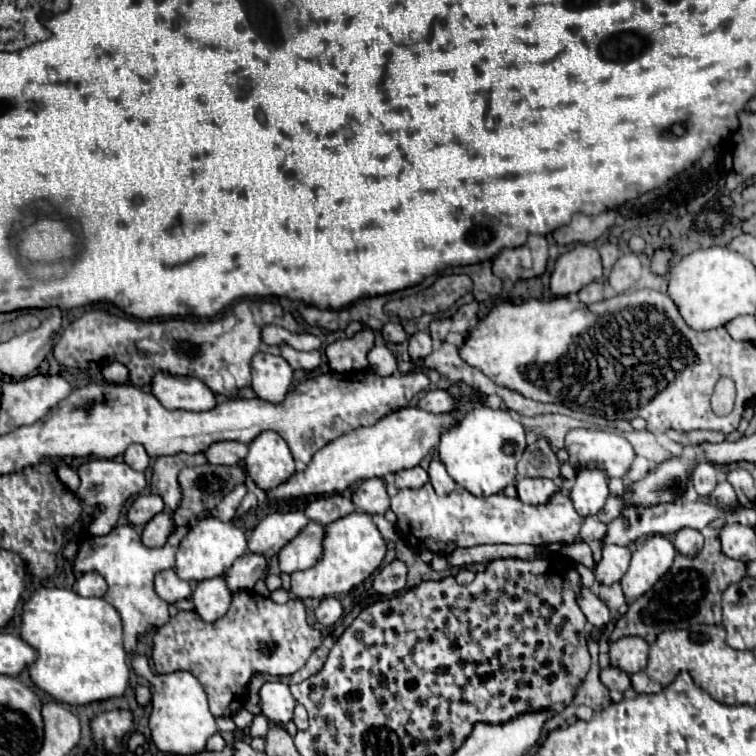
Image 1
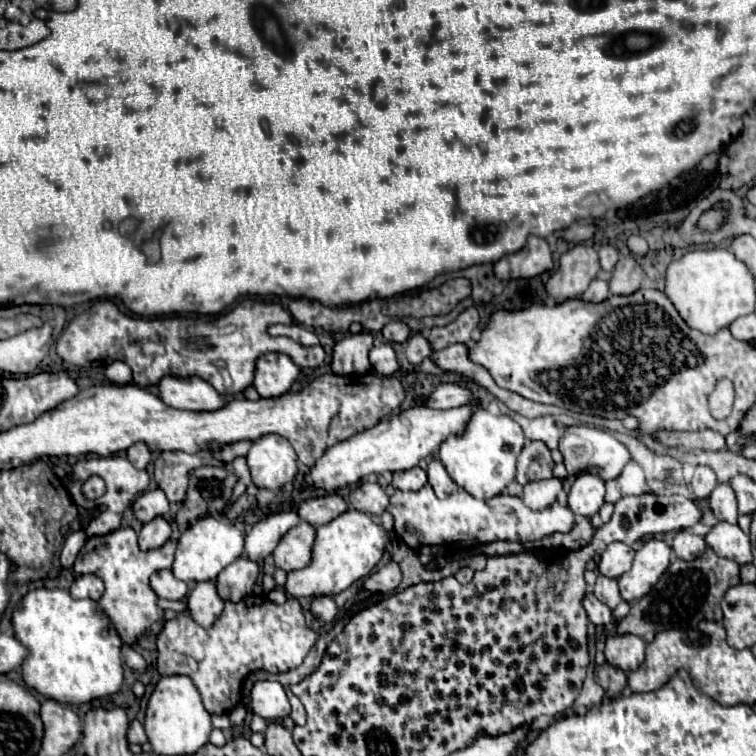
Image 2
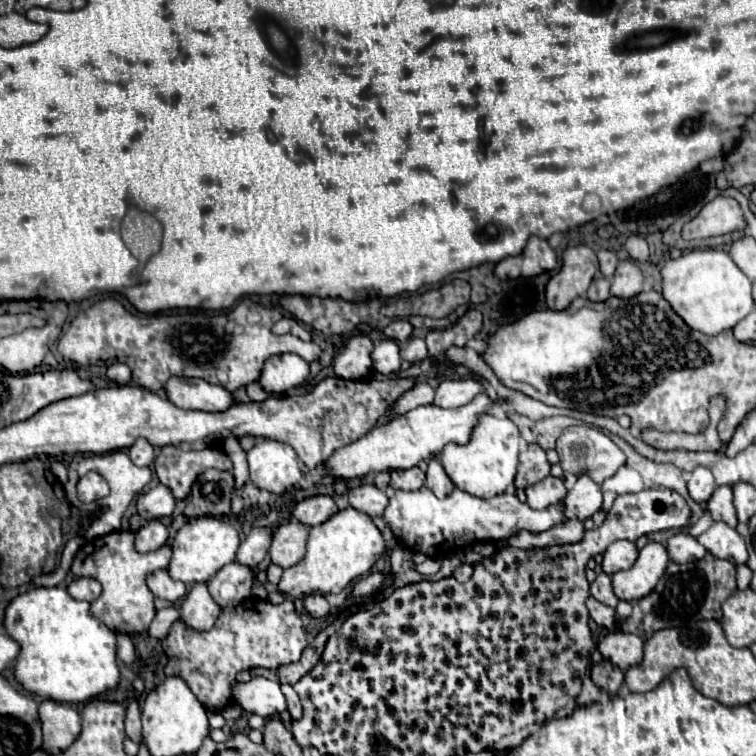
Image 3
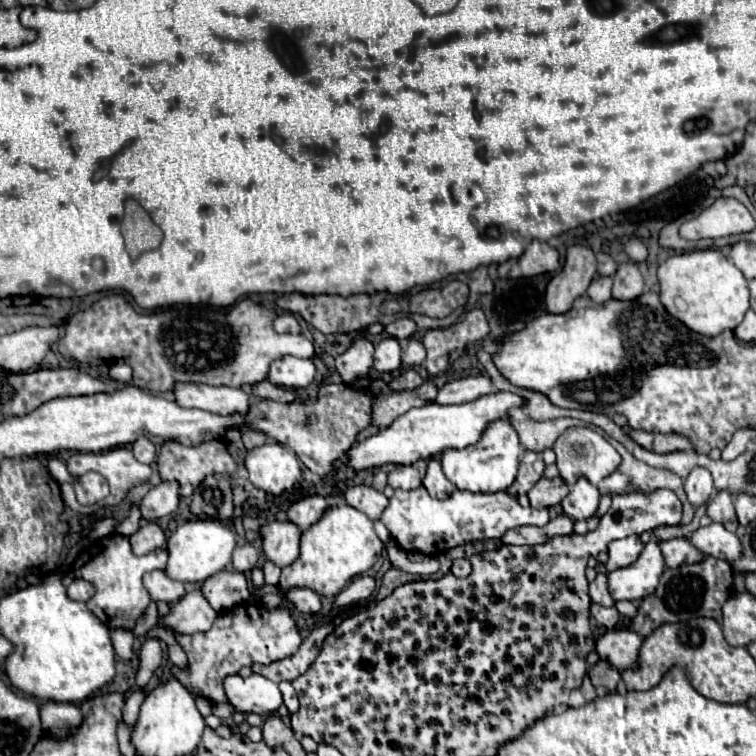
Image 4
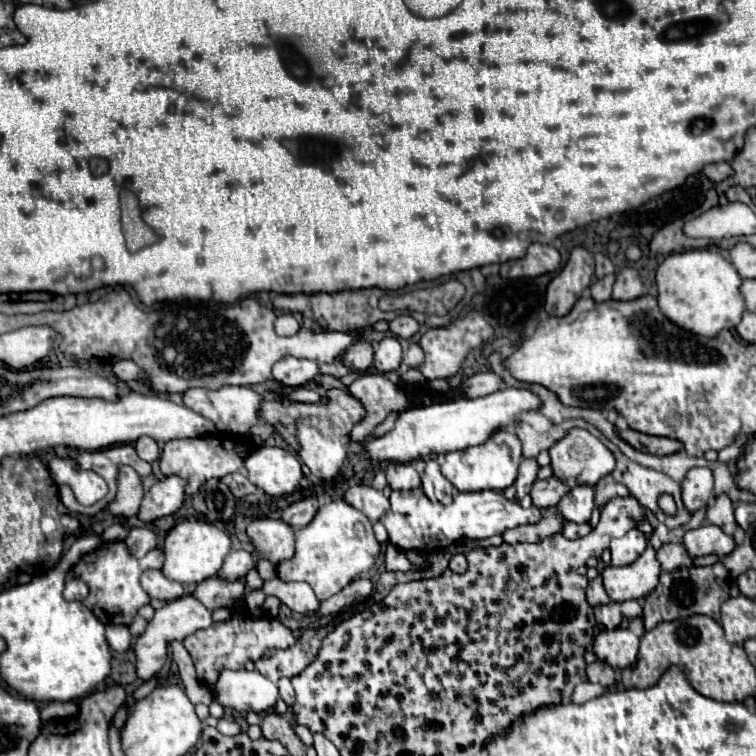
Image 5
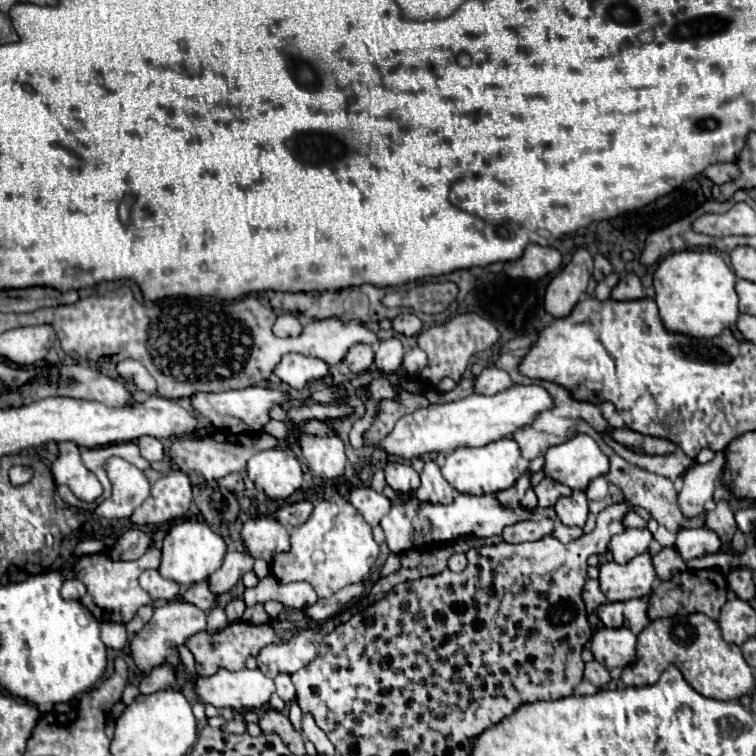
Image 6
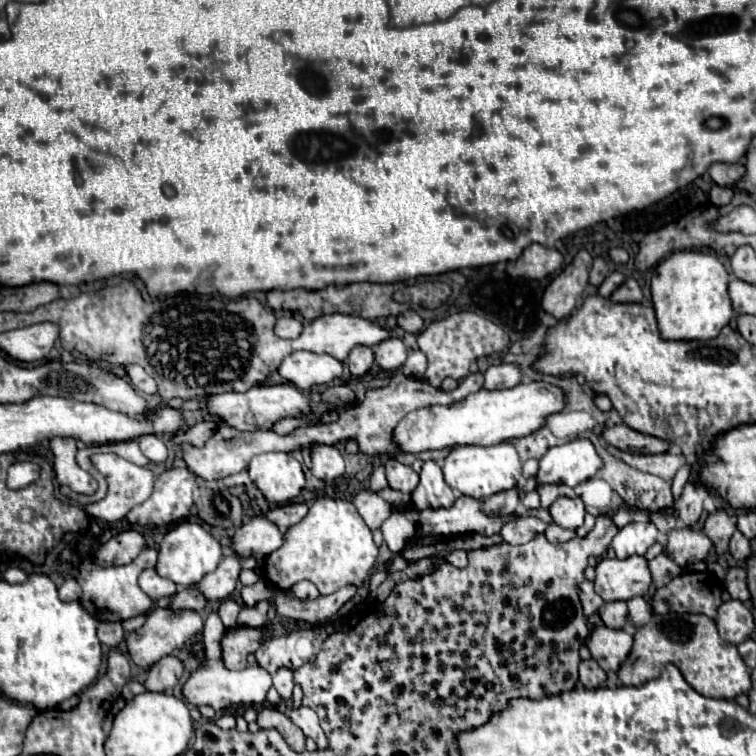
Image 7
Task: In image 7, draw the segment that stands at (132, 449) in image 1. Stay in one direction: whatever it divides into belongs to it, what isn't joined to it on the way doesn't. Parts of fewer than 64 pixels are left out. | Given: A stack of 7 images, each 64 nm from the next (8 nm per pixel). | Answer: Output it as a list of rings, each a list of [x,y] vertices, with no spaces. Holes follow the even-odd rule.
[[[152,434],[140,436],[140,438],[138,438],[138,446],[140,446],[142,454],[144,454],[150,462],[160,464],[160,462],[166,460],[166,446],[164,446],[164,442],[162,442],[158,436],[152,436]]]

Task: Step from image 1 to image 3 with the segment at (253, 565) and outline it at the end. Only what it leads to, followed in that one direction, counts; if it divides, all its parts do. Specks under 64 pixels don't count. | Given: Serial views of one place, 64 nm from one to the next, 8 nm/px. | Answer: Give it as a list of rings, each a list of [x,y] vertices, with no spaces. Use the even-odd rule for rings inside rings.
[[[232,562],[208,582],[208,588],[212,592],[212,598],[224,608],[228,604],[244,602],[252,592],[252,582],[254,570],[240,562]]]

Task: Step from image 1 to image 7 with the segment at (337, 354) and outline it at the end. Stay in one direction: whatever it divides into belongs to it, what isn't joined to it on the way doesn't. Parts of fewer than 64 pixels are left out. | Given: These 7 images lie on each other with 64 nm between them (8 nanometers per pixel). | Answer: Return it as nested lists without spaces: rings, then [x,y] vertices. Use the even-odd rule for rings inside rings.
[[[354,346],[348,356],[348,368],[352,376],[362,376],[370,370],[374,362],[374,352],[368,346]]]

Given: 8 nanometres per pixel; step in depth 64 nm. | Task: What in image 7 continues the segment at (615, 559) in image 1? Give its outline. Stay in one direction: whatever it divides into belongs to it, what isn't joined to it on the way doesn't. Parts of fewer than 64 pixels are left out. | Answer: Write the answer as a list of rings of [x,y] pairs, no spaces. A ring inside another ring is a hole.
[[[634,522],[624,526],[612,540],[616,558],[624,560],[634,554],[646,554],[646,550],[656,542],[656,526],[652,522]]]

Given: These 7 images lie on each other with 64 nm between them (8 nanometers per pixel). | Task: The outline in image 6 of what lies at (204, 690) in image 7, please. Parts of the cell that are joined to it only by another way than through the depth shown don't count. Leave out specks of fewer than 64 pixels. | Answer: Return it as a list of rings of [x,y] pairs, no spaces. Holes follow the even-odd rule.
[[[214,608],[208,614],[208,632],[216,632],[216,630],[224,628],[224,624],[228,624],[228,618],[226,618],[224,608]],[[258,668],[256,670],[238,670],[238,672],[230,672],[230,670],[220,670],[216,672],[214,676],[198,676],[196,684],[194,684],[194,690],[198,694],[198,700],[202,704],[212,704],[216,708],[232,708],[236,712],[242,712],[242,710],[260,710],[264,706],[268,706],[270,702],[270,696],[276,692],[276,686],[274,686],[274,680],[270,680],[268,676],[264,676]]]

